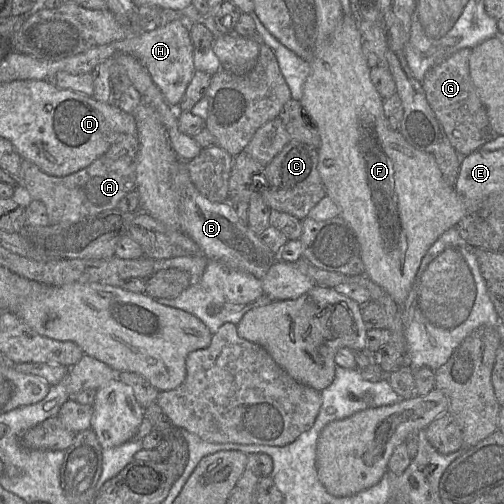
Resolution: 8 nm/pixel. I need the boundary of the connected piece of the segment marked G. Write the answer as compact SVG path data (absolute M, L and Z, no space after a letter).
M464 48L452 54L432 67L420 82L436 119L456 152L461 156L479 150L496 136L490 126L486 108L470 77L470 53L471 49Z

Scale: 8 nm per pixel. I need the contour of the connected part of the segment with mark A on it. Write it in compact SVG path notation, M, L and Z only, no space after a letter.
M127 154L117 160L103 155L88 167L65 177L47 175L32 162L22 159L18 184L28 191L32 200L45 205L50 225L78 222L85 217L112 209L123 213L140 209L134 154Z

